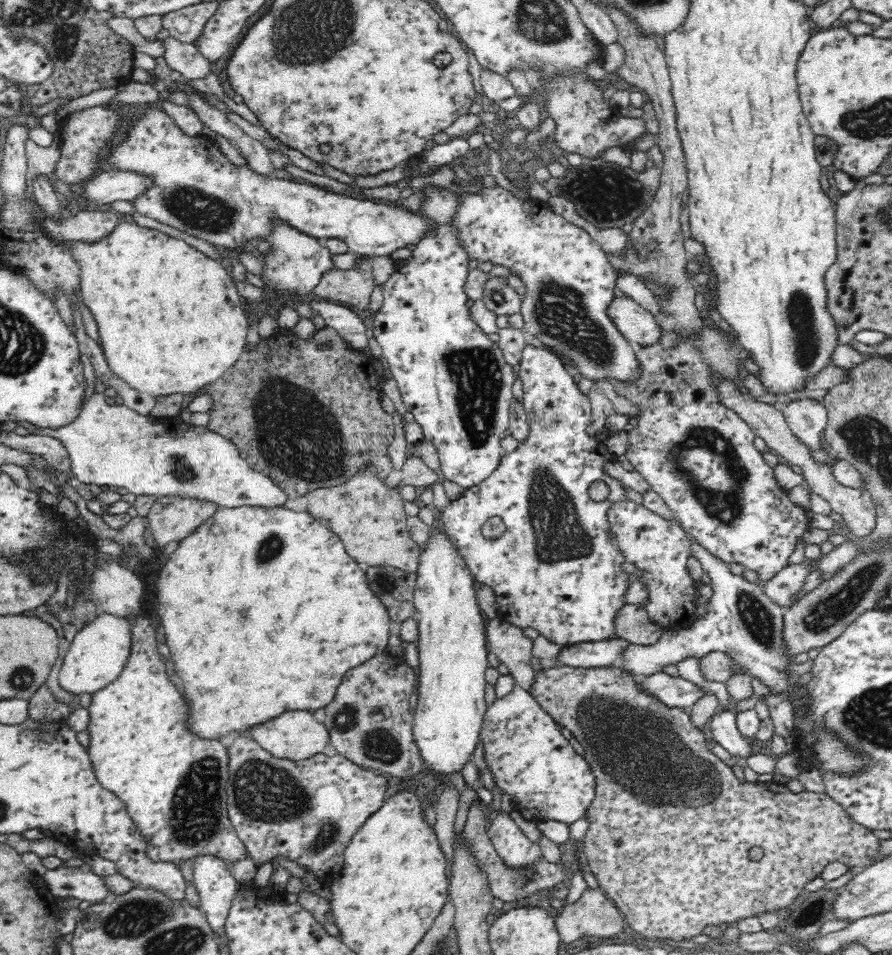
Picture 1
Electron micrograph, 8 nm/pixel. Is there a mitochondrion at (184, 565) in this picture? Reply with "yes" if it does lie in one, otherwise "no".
no

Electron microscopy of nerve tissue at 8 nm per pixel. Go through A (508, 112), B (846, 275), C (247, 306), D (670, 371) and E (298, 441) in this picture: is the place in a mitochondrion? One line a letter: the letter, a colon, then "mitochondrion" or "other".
A: other
B: other
C: other
D: other
E: mitochondrion

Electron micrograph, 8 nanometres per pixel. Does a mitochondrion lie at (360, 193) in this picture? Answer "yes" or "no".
no

